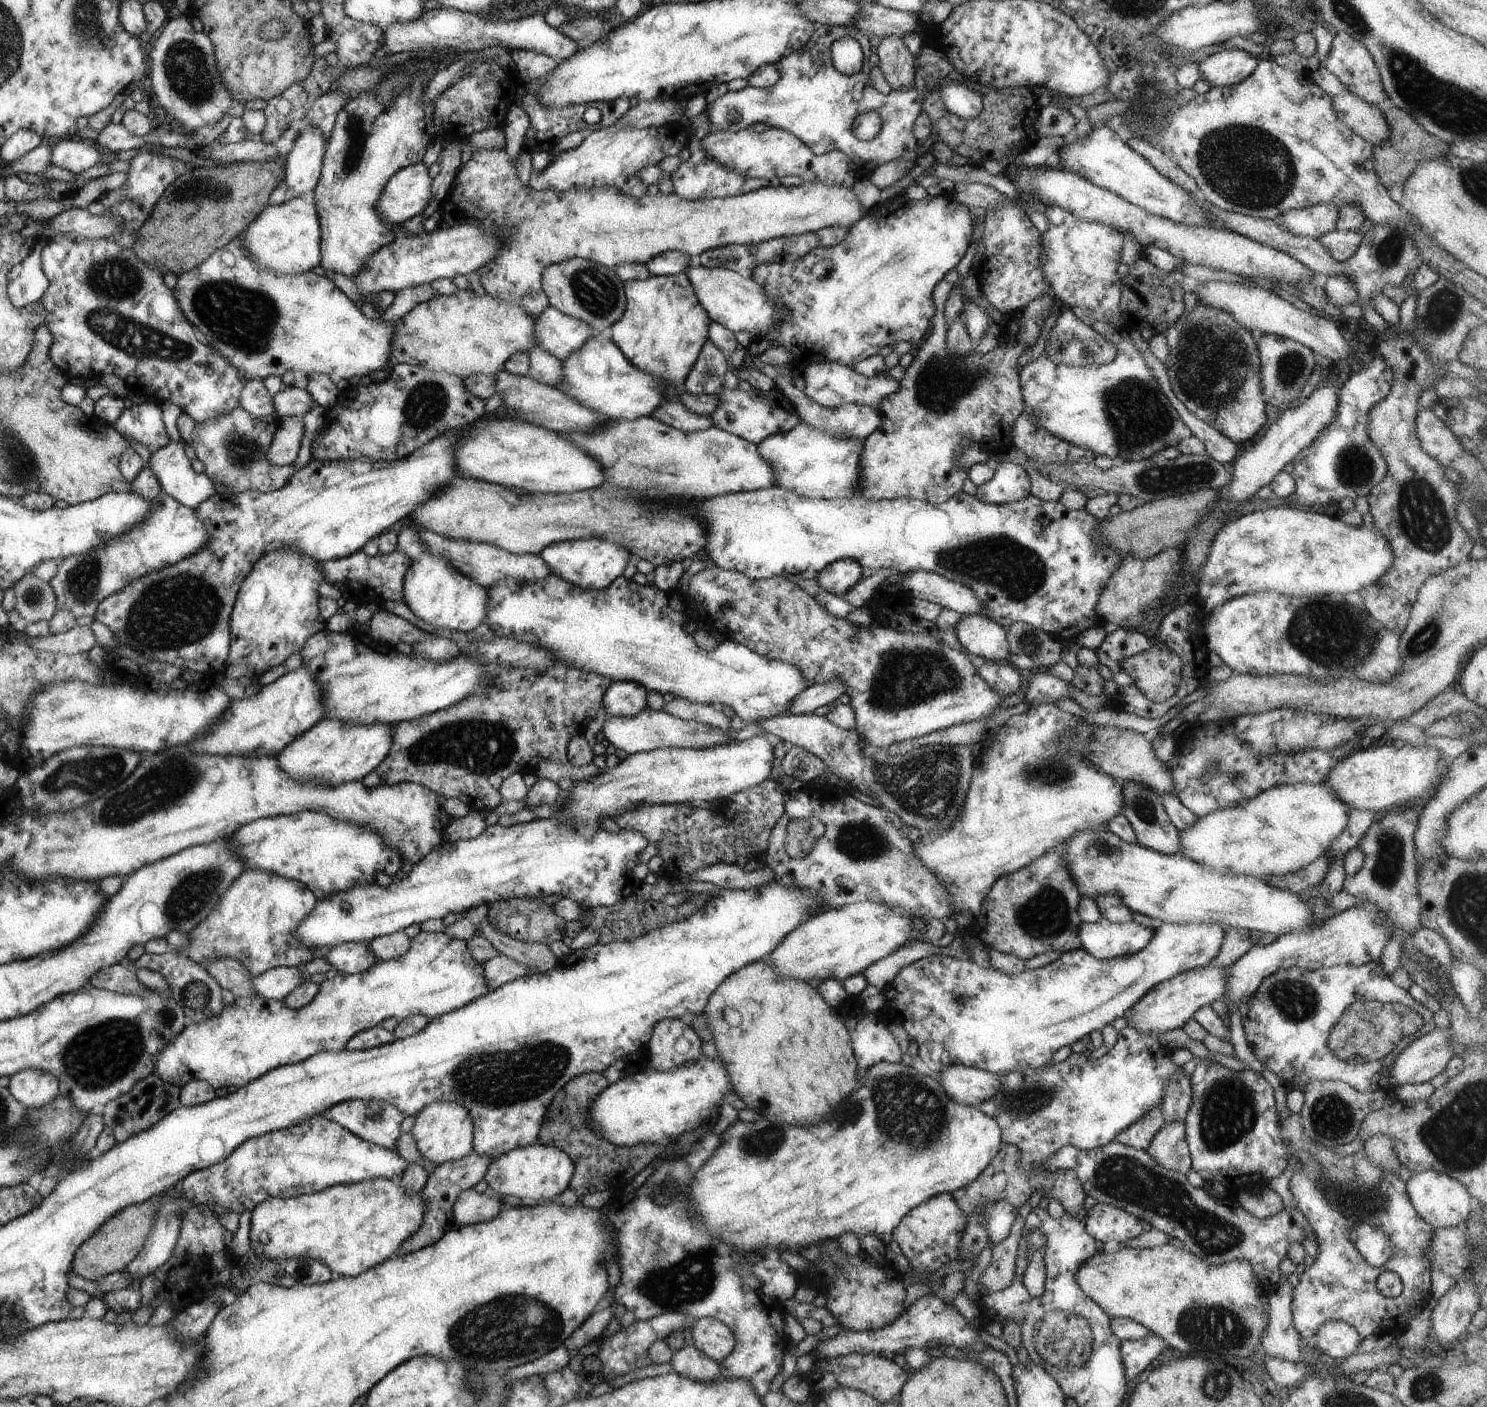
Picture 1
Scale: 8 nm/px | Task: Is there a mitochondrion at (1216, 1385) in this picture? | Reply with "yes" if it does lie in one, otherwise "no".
yes

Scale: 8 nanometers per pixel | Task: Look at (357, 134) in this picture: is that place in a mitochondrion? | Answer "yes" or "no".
yes

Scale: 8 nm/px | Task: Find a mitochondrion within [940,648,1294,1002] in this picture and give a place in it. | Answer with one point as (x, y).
(1044, 918)

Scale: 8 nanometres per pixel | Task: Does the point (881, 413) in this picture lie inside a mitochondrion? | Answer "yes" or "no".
no

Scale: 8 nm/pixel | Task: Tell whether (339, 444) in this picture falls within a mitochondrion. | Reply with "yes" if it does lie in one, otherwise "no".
no

